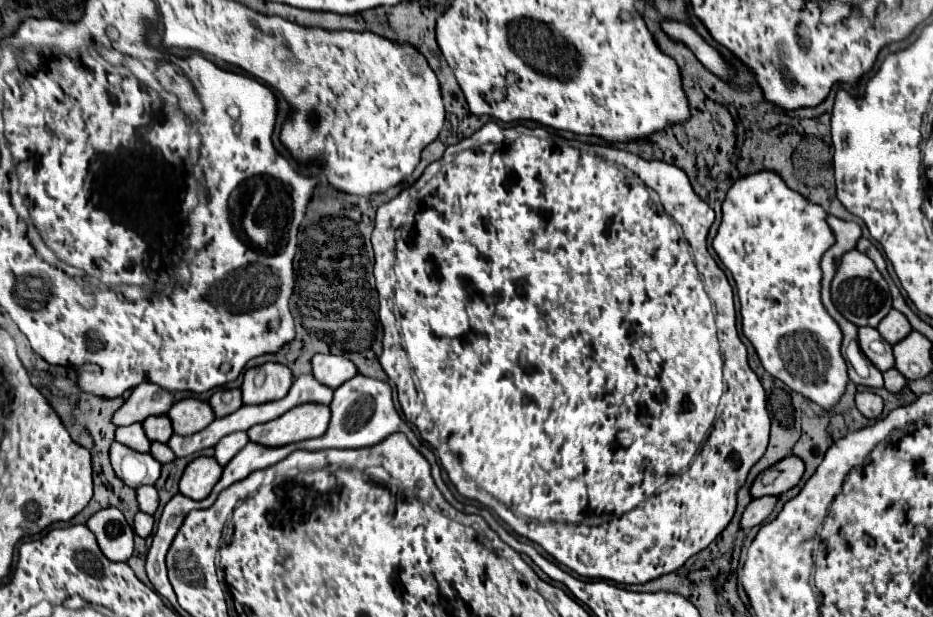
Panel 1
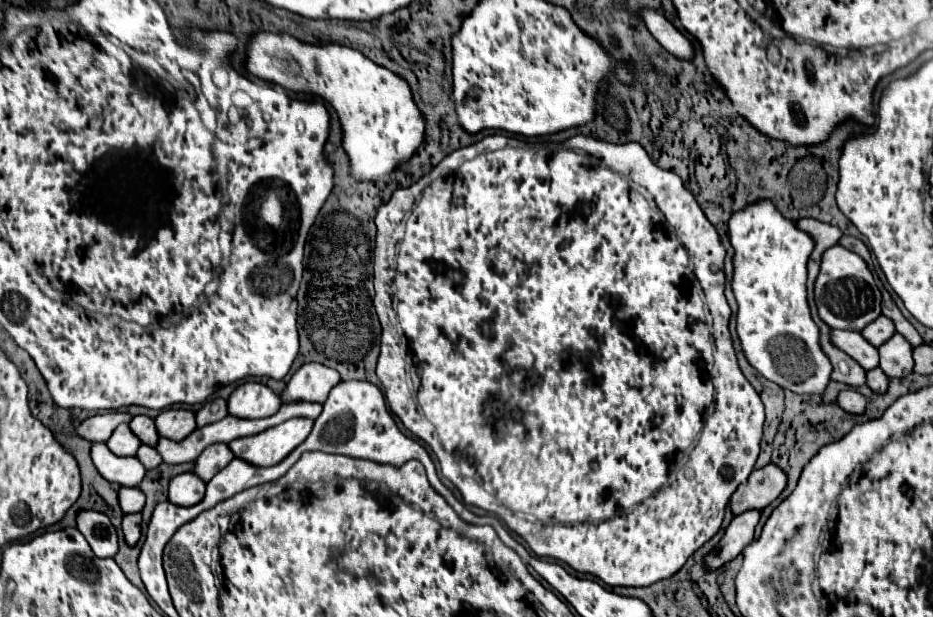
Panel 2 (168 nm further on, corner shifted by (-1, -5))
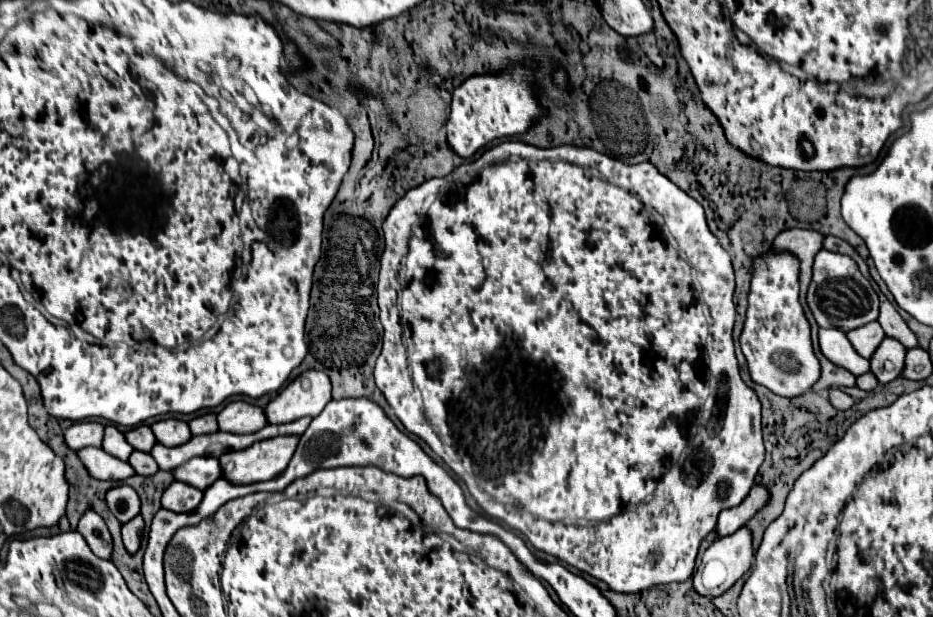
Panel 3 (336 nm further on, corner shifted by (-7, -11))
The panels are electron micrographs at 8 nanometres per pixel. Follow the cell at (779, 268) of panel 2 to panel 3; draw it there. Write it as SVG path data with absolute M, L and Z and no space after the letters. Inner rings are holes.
M771 247L765 255L759 255L753 259L749 307L747 307L745 327L739 337L739 343L741 343L741 351L747 359L751 379L759 385L765 385L767 389L771 389L777 395L799 397L799 395L811 391L811 387L821 377L821 365L813 353L813 343L811 343L811 325L799 303L799 259L793 253L775 251Z

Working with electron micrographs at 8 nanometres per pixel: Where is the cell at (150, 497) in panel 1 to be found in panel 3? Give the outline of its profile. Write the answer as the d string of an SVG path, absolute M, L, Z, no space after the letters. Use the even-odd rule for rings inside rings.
M119 485L107 491L107 505L113 511L113 515L121 521L127 523L129 519L139 515L139 495L135 495L133 487L127 485Z

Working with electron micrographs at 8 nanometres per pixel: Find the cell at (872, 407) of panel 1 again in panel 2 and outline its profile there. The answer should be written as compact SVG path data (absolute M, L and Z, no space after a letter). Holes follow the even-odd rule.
M845 389L845 391L839 391L837 395L837 405L849 413L863 413L865 411L865 397L853 389Z

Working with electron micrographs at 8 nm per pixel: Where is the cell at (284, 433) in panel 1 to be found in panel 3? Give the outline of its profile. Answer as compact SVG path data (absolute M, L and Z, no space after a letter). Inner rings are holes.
M283 435L253 443L247 449L225 453L219 457L223 477L229 479L231 483L269 481L283 473L283 469L289 465L297 449L297 443L299 443L297 435Z

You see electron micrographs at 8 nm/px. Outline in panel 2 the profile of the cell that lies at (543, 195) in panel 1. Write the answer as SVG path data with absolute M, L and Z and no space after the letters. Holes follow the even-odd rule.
M491 135L491 137L485 137L483 141L471 145L471 151L473 151L473 157L467 157L461 151L451 153L429 175L421 177L417 183L413 183L407 189L397 189L391 195L391 199L381 205L381 209L379 209L377 217L375 217L375 223L377 223L377 247L373 250L373 277L375 285L375 299L373 299L373 303L375 303L375 311L377 311L377 317L379 317L381 327L383 327L383 333L381 333L381 353L379 353L379 361L377 361L377 377L381 381L385 399L387 399L391 411L403 421L405 429L409 429L415 437L419 437L421 441L425 441L433 449L433 453L437 455L437 459L441 463L441 473L459 489L459 493L463 497L463 503L475 505L475 507L479 507L483 511L499 515L499 519L503 519L505 525L511 531L515 531L519 537L523 537L527 541L529 549L535 555L563 561L569 567L573 567L575 571L595 575L595 577L599 577L603 583L607 583L611 587L617 587L617 585L621 585L621 587L647 587L647 585L653 585L653 583L657 583L661 579L669 579L671 575L675 575L685 565L685 561L693 555L693 551L697 551L705 541L709 541L719 531L725 507L729 503L729 497L735 493L735 489L741 483L745 483L749 479L749 475L753 471L753 465L755 465L757 455L759 455L759 441L761 441L761 435L763 435L763 423L765 423L763 403L761 403L757 391L743 377L743 373L741 373L741 369L737 365L735 349L733 349L733 343L731 343L731 333L729 333L729 327L727 327L729 325L731 309L729 309L727 299L723 295L723 289L725 289L725 273L723 273L725 247L723 247L723 243L721 243L715 227L709 223L709 219L705 217L705 213L697 205L695 197L683 187L683 181L675 173L657 167L649 159L647 151L641 145L637 145L637 143L613 145L613 143L599 141L599 139L593 139L593 137L583 137L583 135L571 137L565 143L528 143L515 137ZM631 183L645 187L653 195L653 199L657 203L657 211L653 211L649 207L647 199ZM513 215L521 215L521 241L511 239L511 227L507 231L509 221L505 221L505 219L515 219ZM453 223L457 223L457 225L453 225ZM401 235L403 235L403 239L401 239ZM457 241L463 241L459 245L461 247L459 249L461 251L459 253L461 259L455 257L457 255L455 253L457 251L455 249ZM395 249L397 249L397 253L395 253ZM455 263L459 267L453 267ZM393 277L395 277L395 287L393 287ZM393 299L395 299L395 303L393 303ZM499 323L503 323L503 325L499 325ZM505 323L509 323L509 325L505 325ZM409 381L411 381L411 385L409 385ZM495 399L501 399L503 405L491 405L491 401L495 401ZM685 451L689 451L689 459L677 469L675 479L671 483L667 483L669 481L669 471L671 471L669 467ZM463 461L465 461L465 477L463 477Z

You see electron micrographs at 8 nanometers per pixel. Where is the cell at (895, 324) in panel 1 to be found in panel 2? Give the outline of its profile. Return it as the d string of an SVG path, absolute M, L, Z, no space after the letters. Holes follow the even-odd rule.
M885 315L877 317L877 321L873 321L873 325L867 325L867 327L861 331L861 335L865 337L865 341L869 341L873 347L883 345L893 333L895 333L893 321L889 321Z

